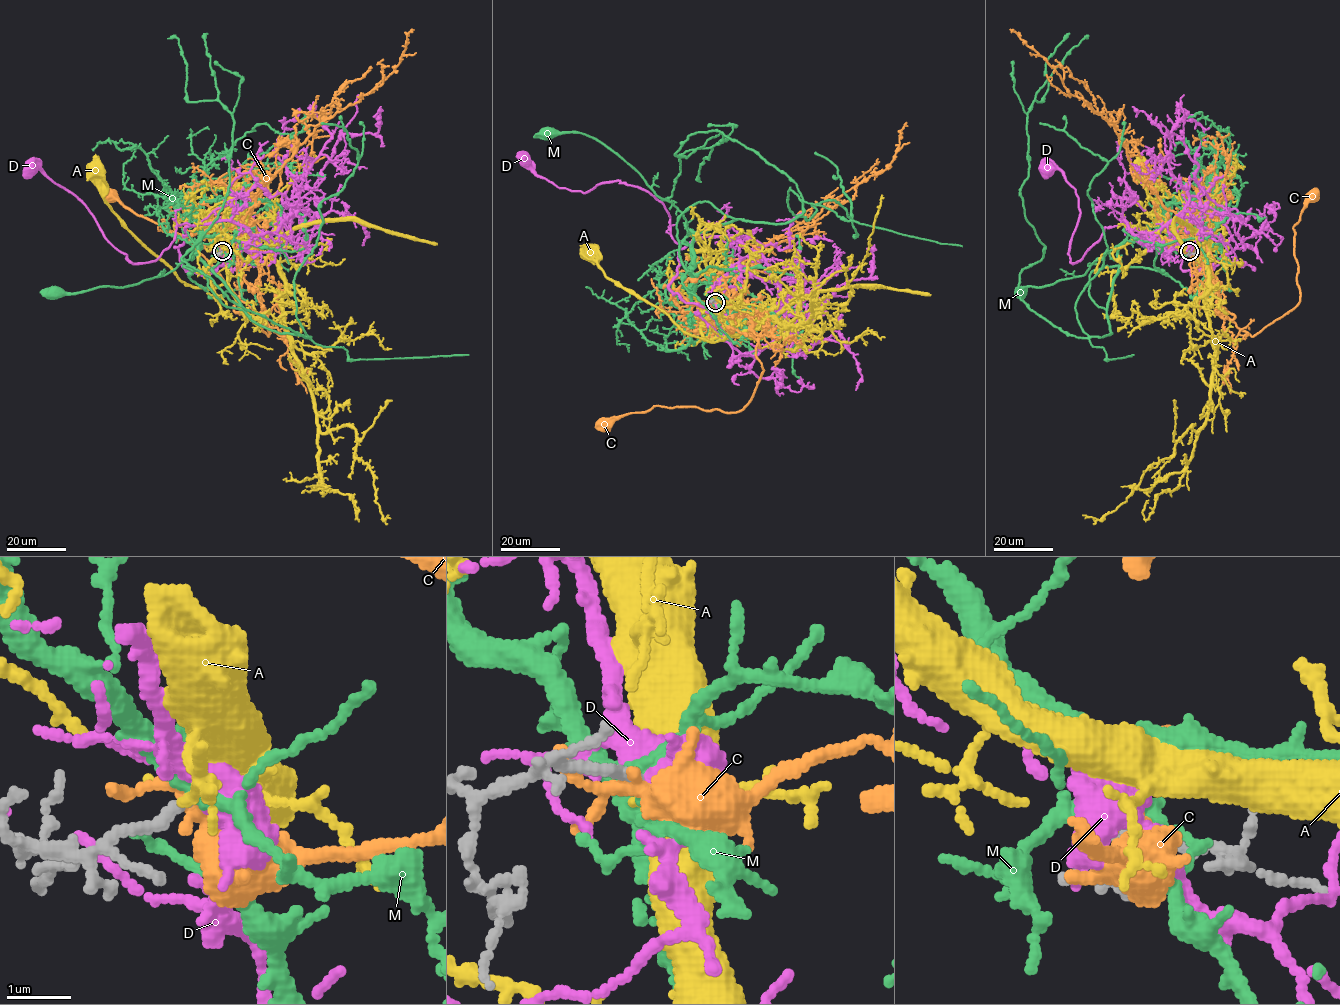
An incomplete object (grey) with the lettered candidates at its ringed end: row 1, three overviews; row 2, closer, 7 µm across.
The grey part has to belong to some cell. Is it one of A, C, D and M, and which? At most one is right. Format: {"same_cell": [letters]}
{"same_cell": ["A"]}

